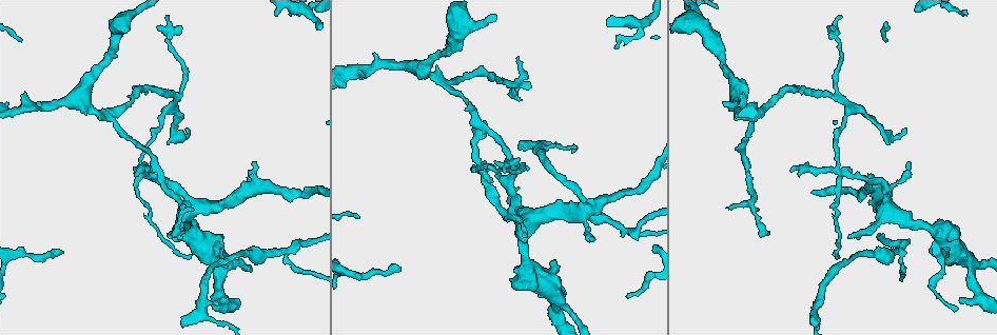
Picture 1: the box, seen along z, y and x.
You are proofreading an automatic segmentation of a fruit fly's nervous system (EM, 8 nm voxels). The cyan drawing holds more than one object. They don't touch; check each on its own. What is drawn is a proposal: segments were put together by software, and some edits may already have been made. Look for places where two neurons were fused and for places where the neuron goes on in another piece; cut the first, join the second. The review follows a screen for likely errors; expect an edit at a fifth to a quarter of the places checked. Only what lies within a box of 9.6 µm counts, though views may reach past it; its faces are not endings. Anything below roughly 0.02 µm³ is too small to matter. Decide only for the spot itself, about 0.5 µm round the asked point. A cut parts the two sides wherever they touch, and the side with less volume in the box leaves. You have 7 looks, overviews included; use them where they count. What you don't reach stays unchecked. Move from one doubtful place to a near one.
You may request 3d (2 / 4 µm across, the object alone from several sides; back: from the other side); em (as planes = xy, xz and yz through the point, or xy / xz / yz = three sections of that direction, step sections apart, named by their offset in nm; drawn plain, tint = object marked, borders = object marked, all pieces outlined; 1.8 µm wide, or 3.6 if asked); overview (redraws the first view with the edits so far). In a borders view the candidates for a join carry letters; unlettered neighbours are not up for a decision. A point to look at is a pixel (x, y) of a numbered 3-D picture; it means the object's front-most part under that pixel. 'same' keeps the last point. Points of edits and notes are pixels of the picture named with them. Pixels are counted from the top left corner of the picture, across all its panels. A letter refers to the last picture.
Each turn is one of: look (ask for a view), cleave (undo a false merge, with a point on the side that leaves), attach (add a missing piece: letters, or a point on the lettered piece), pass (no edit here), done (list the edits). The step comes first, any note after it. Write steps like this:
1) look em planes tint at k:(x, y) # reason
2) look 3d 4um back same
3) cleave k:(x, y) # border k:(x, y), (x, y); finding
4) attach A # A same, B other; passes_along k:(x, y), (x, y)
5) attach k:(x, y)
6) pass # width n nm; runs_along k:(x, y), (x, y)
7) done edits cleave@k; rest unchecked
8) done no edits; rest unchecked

look 3d 2um at 1:(61, 250) # an open end

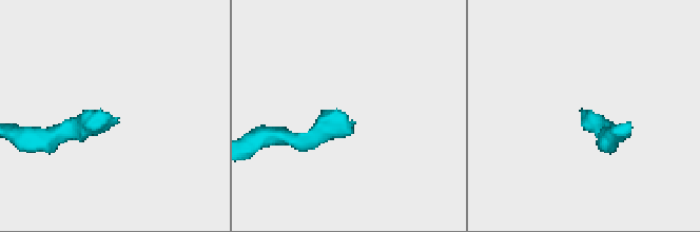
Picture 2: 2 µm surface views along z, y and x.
look em xy step 4 borders at 2:(587, 116)

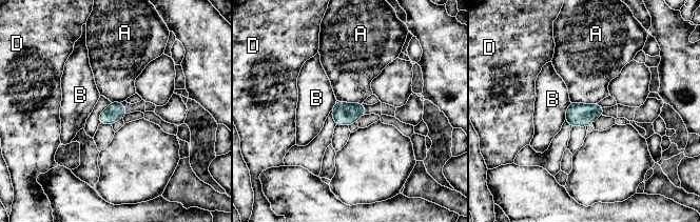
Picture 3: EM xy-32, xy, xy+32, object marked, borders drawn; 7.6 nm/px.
pass # width 140 nm; A other, B other, D other; border 3:(570, 101), (597, 104); no lettered piece goes on from it

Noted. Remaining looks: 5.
look em planes borders at 1:(964, 299) # branch stops here

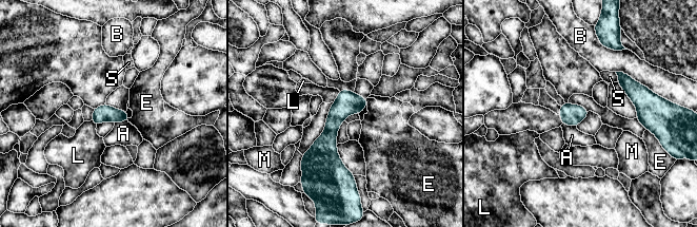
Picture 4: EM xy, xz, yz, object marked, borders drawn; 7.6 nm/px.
pass # A other, B other, E other, L other, M other, S other; border 4:(562, 123), (576, 127); none of them fits

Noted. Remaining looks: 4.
look 3d 2um at 1:(839, 99) # four or more arms meet

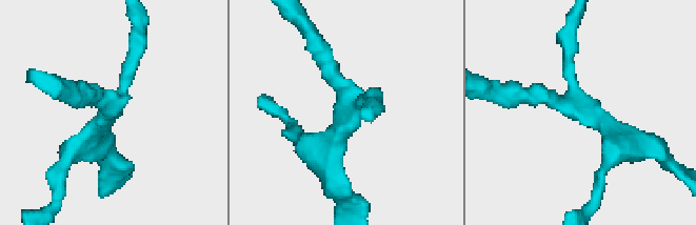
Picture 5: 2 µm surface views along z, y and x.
look em planes borders at 5:(589, 112) # arms 4; need the tissue

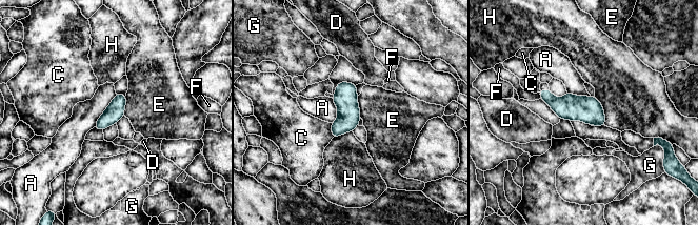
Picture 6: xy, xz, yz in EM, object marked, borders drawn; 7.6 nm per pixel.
pass # width 140 nm; A other, C other, D other, E other, F other, G other, H other; border 6:(357, 96), (361, 118); all the same neuron

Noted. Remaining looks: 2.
done no edits; rest unchecked

